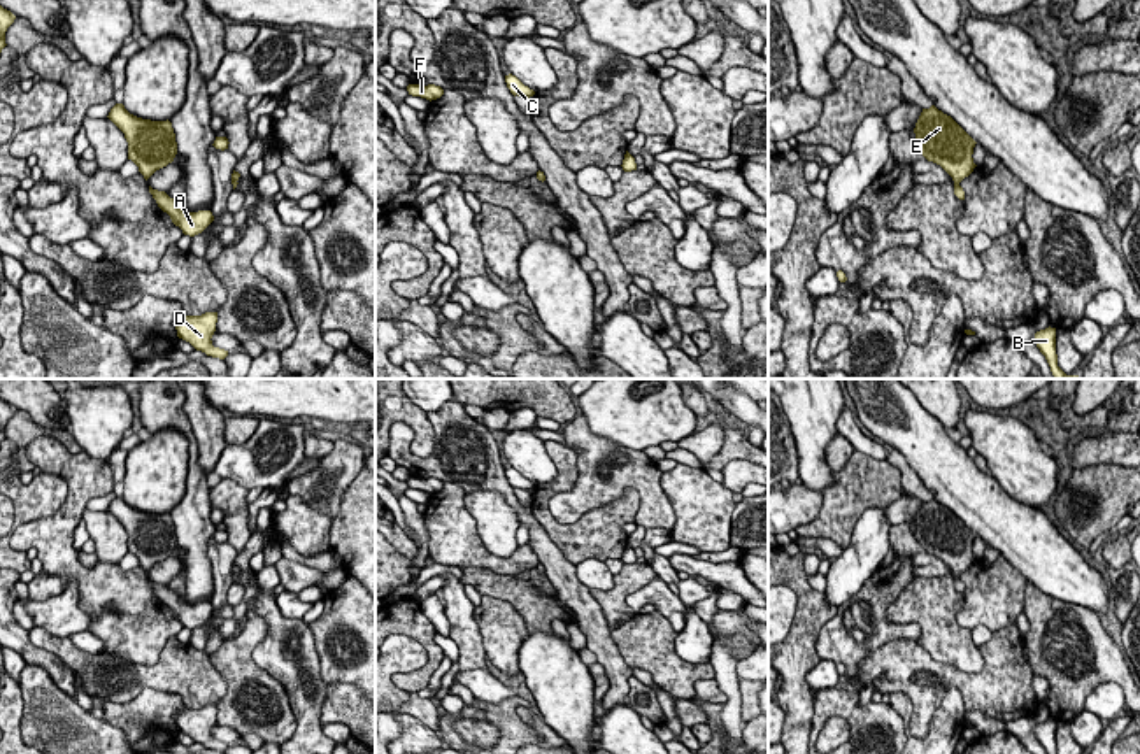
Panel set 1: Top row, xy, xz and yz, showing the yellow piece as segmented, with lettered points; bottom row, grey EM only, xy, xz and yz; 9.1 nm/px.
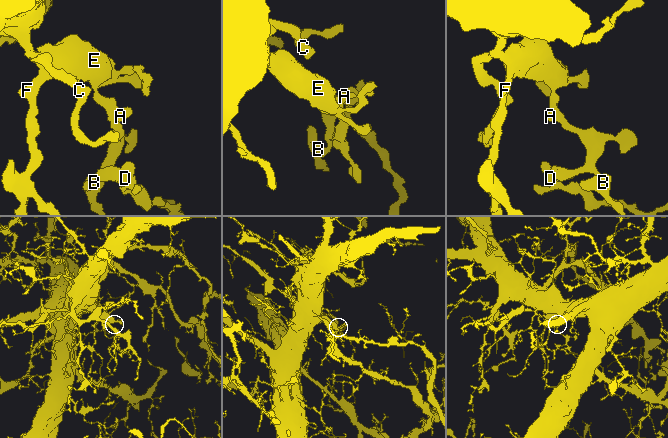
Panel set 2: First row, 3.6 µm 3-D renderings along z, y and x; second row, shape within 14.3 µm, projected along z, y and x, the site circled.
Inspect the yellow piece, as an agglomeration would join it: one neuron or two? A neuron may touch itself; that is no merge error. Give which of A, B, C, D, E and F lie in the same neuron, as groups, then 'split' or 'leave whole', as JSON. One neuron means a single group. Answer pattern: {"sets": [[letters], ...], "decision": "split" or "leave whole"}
{"sets": [["A", "B", "C", "D", "E", "F"]], "decision": "leave whole"}

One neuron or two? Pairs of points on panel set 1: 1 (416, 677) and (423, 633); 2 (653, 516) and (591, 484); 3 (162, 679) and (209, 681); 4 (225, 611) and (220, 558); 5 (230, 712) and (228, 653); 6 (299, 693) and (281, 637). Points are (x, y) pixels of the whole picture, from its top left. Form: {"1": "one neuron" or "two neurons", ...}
{"1": "one neuron", "2": "one neuron", "3": "one neuron", "4": "one neuron", "5": "one neuron", "6": "one neuron"}

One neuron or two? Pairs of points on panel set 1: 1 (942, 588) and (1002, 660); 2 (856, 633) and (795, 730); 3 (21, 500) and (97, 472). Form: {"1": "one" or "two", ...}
{"1": "two", "2": "two", "3": "two"}

